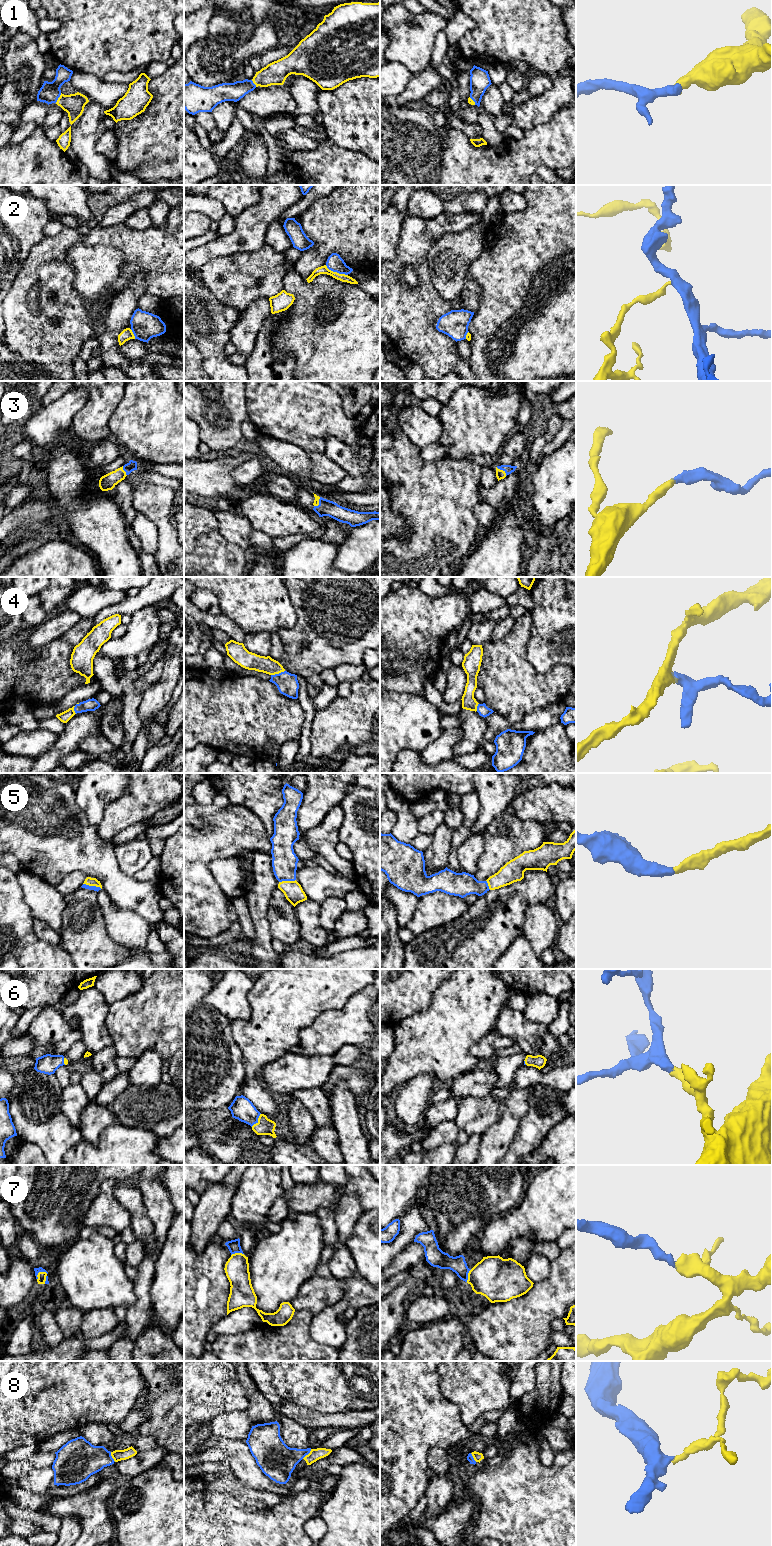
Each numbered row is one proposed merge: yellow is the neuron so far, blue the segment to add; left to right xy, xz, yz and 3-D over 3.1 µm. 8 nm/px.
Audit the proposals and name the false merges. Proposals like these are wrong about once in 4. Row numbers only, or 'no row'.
8

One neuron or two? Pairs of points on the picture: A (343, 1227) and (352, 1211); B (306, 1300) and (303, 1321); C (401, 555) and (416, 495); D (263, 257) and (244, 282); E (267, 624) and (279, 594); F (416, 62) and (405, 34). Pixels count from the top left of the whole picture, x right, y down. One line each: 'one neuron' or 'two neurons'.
A: one neuron
B: two neurons
C: one neuron
D: one neuron
E: one neuron
F: one neuron

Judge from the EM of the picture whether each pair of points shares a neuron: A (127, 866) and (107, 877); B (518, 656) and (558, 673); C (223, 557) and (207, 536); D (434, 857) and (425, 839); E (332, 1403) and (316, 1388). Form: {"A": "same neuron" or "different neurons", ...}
{"A": "different neurons", "B": "same neuron", "C": "same neuron", "D": "different neurons", "E": "same neuron"}

